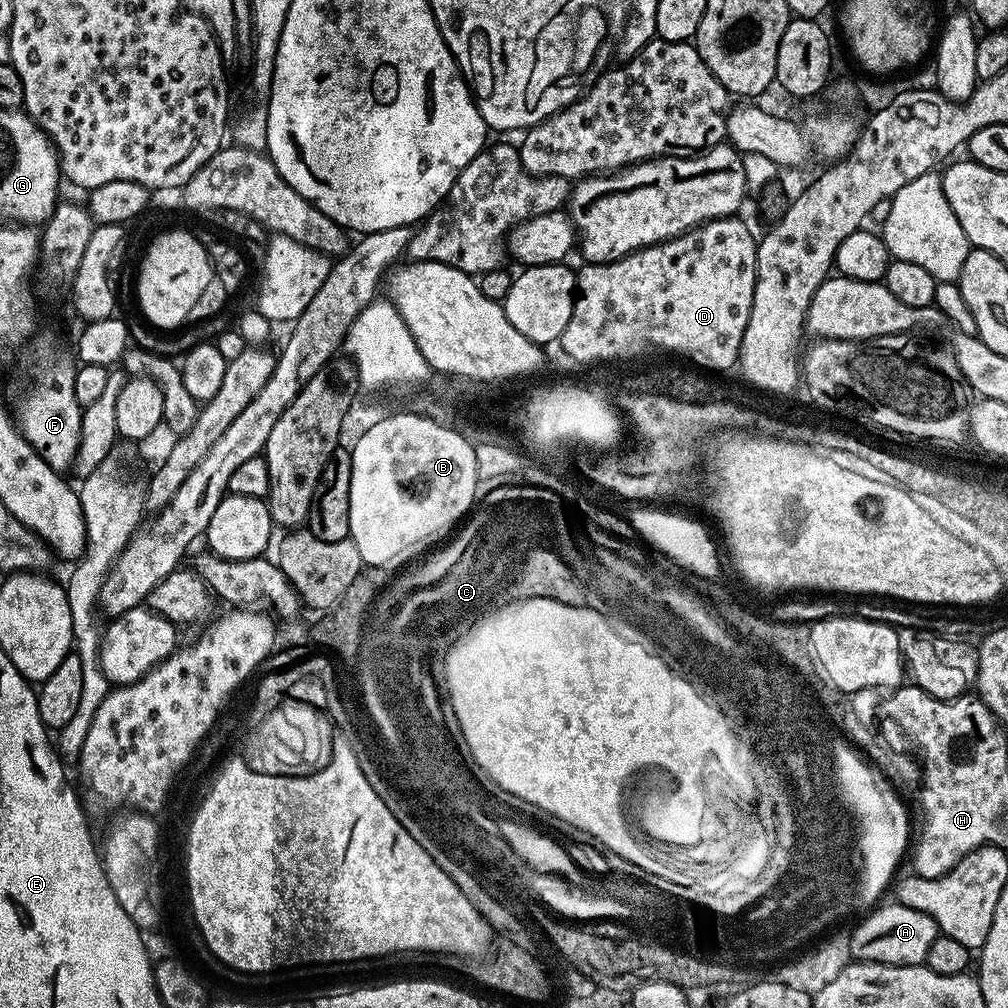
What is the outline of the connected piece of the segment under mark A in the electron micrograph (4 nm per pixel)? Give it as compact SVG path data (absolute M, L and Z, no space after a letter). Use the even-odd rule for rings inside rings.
M899 902L881 903L872 908L861 919L861 924L850 932L852 954L856 960L893 964L894 966L914 966L924 964L926 954L930 954L930 946L938 935L934 918L922 914L922 910L914 910Z

